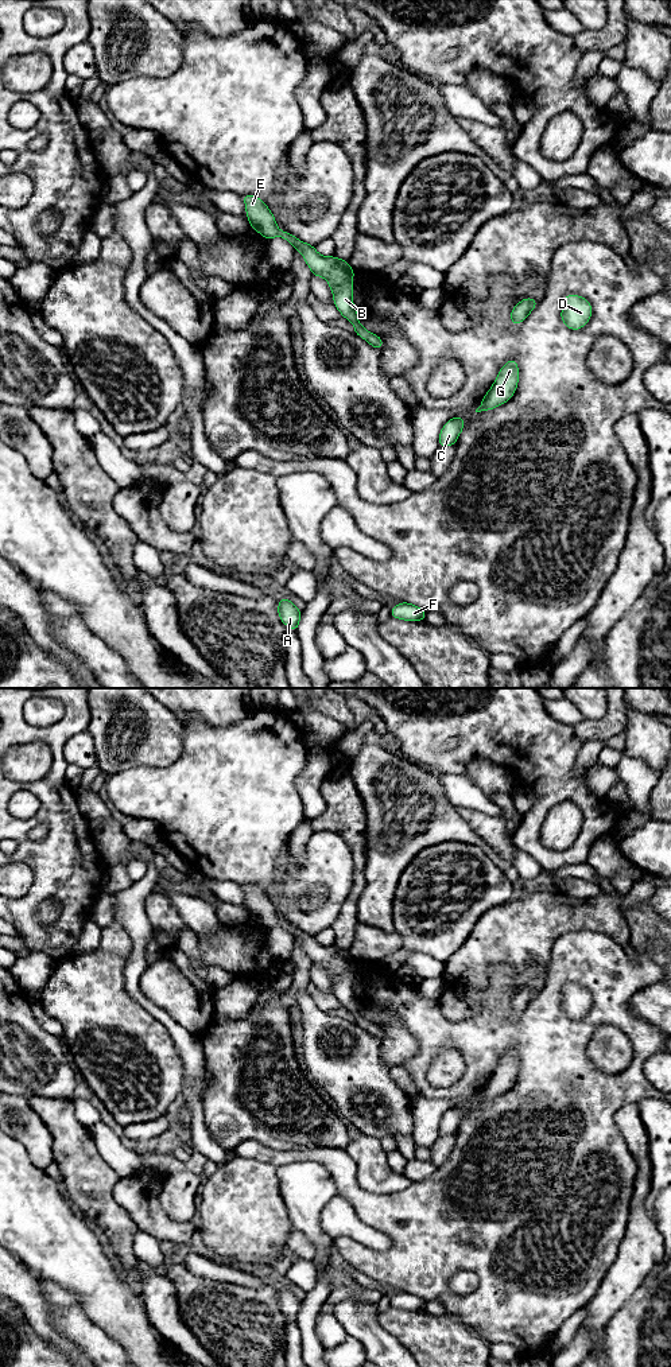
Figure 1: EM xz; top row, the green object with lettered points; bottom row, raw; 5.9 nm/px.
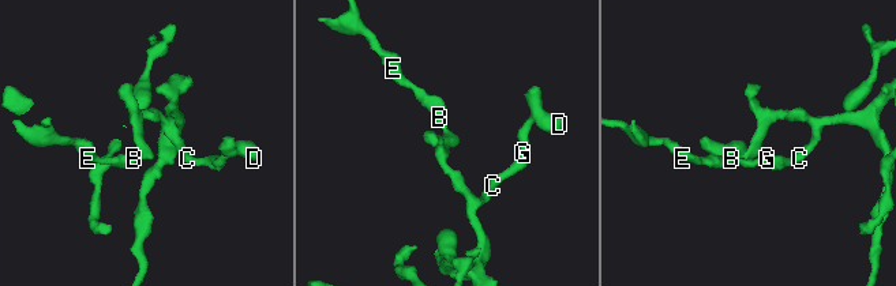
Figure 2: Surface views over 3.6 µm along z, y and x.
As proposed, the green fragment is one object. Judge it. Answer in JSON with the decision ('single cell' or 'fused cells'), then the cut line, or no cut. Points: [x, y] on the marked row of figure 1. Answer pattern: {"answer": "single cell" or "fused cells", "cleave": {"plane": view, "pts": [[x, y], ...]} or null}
{"answer": "single cell", "cleave": null}

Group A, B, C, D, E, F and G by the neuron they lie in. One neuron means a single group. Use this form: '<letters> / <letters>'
A B C D E F G

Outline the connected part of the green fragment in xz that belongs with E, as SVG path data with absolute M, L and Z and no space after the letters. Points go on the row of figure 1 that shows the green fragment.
M241 195L245 202L245 210L252 229L259 232L264 238L283 237L287 240L295 251L303 255L306 264L310 267L313 276L322 276L327 280L334 306L344 318L354 325L353 331L364 338L371 346L383 349L383 339L369 333L362 325L358 323L358 312L353 306L353 290L352 281L354 271L348 261L336 256L323 257L315 249L314 245L302 242L290 232L279 230L276 226L275 215L269 211L268 206L256 195Z

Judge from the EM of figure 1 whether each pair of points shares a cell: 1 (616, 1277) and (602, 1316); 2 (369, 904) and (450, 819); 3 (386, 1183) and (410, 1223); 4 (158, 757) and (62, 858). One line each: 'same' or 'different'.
1: same
2: same
3: different
4: different

